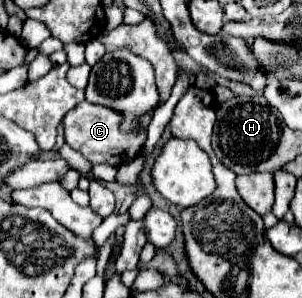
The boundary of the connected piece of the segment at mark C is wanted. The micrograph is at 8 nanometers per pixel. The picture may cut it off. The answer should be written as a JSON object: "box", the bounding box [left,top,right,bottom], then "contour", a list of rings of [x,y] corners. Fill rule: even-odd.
{"box":[64,102,150,164],"contour":[[[82,102],[78,106],[74,106],[66,116],[64,116],[64,140],[78,152],[82,152],[92,164],[124,164],[132,158],[138,156],[142,144],[146,142],[146,126],[150,122],[150,116],[144,116],[142,120],[142,136],[138,134],[122,134],[120,132],[120,114],[112,112],[110,108],[98,106],[98,104],[88,104]]]}

